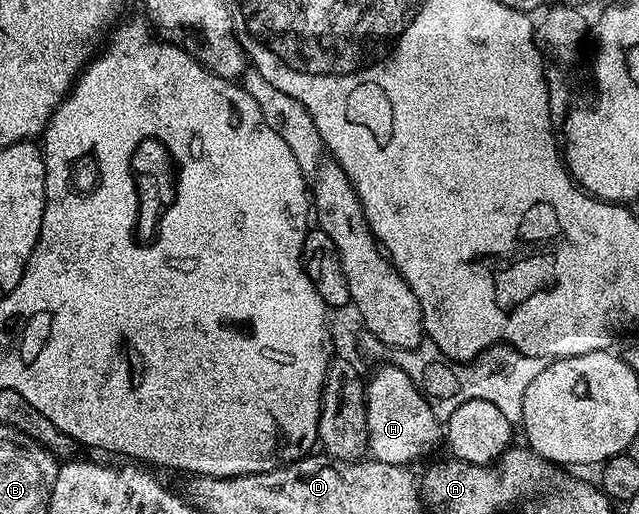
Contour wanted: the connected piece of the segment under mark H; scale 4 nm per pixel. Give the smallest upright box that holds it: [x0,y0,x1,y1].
[365,363,443,466]

